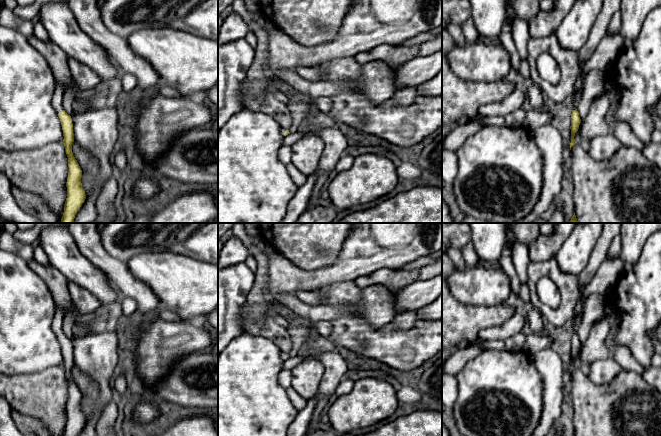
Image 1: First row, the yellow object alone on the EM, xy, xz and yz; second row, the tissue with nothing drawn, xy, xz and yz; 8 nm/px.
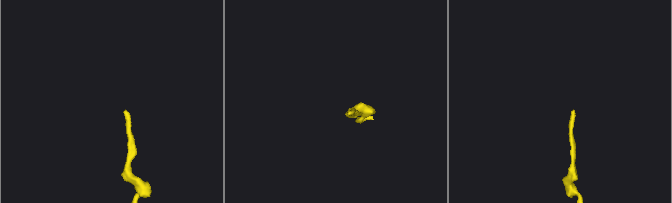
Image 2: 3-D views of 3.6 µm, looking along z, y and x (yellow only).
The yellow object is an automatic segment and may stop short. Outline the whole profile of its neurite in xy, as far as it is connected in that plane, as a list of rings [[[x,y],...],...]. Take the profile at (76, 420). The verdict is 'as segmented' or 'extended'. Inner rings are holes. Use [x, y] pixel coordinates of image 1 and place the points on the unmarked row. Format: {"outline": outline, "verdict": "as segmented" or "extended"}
{"outline": [[[56,307],[52,329],[61,345],[64,360],[63,368],[68,381],[69,397],[66,406],[67,422],[64,436],[77,436],[84,427],[86,419],[81,407],[82,394],[72,377],[72,368],[74,366],[72,342],[63,334],[62,330],[64,315],[63,310]]], "verdict": "extended"}

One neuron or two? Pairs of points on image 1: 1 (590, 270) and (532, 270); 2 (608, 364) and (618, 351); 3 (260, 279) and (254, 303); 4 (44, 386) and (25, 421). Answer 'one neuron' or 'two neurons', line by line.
1: two neurons
2: two neurons
3: one neuron
4: two neurons

